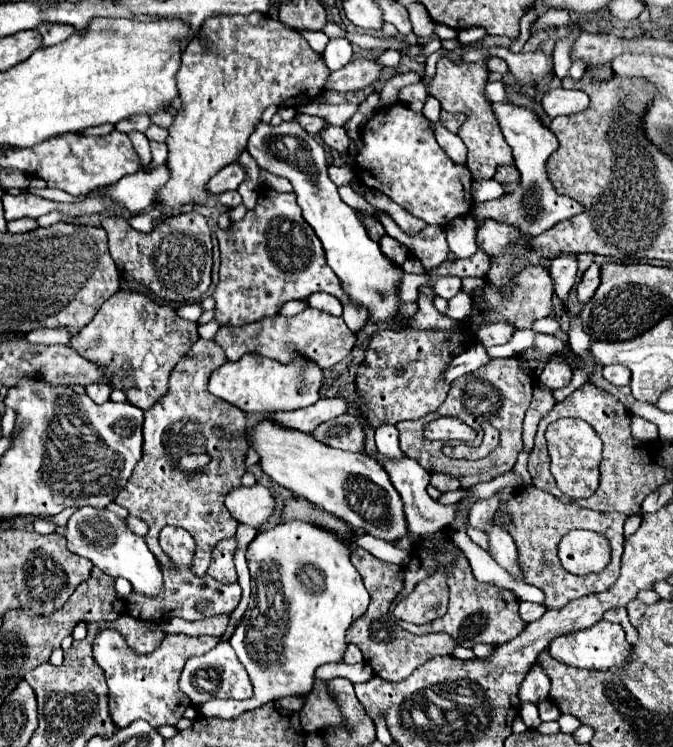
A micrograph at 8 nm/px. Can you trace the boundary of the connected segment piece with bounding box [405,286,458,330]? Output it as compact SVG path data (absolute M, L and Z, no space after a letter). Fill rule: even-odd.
M422 286L420 300L418 300L418 314L414 314L411 318L405 318L406 324L415 329L454 330L458 326L456 320L442 316L432 306L432 296L434 296L434 292L430 290L430 286Z

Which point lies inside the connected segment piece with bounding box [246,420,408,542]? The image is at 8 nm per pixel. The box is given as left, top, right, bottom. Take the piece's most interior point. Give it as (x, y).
(352, 486)

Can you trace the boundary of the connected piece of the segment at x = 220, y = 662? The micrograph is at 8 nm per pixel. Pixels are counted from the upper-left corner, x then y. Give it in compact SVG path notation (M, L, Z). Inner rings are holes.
M220 642L216 648L212 648L210 652L202 654L202 656L192 656L180 676L180 690L184 696L188 696L190 704L185 712L184 717L194 720L197 718L197 710L193 707L202 706L204 702L214 698L234 698L234 700L246 700L252 696L252 682L244 670L244 666L240 664L240 660L236 660L236 654L232 650L232 646L228 642Z

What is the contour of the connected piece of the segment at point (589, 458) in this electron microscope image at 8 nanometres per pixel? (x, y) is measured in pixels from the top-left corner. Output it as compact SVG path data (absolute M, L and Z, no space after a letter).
M562 418L548 426L546 430L548 452L552 458L552 474L558 488L568 496L592 496L600 480L600 460L602 460L602 440L598 434L580 418Z

